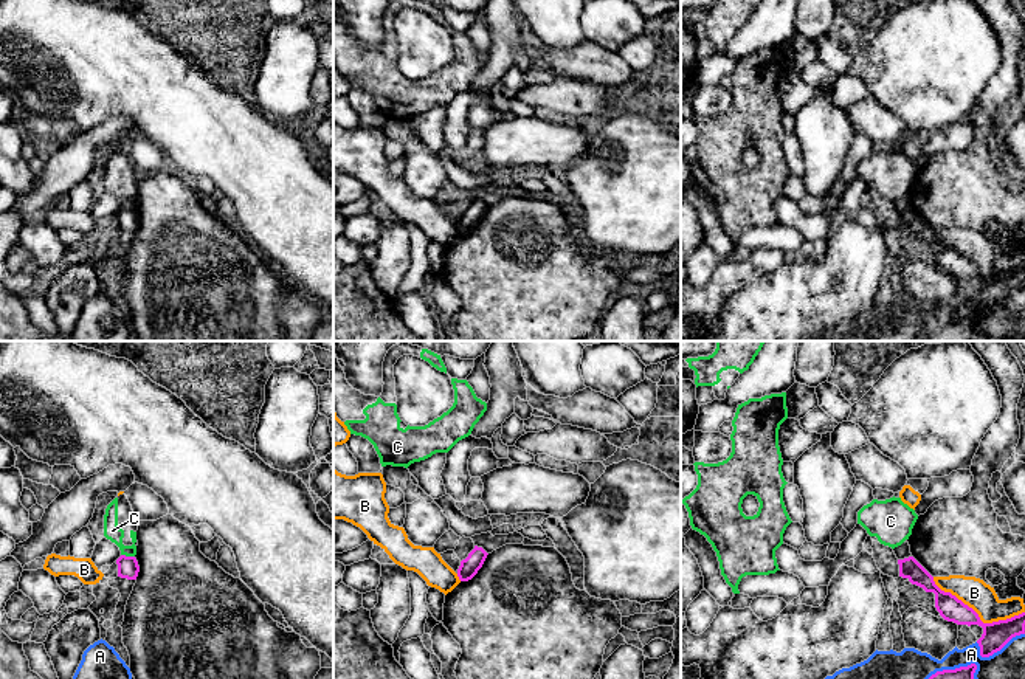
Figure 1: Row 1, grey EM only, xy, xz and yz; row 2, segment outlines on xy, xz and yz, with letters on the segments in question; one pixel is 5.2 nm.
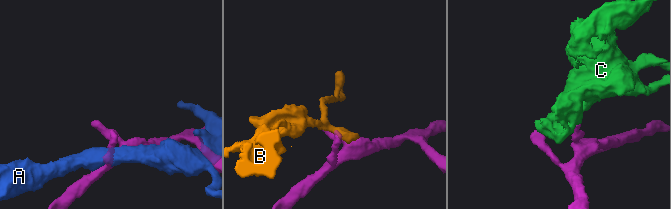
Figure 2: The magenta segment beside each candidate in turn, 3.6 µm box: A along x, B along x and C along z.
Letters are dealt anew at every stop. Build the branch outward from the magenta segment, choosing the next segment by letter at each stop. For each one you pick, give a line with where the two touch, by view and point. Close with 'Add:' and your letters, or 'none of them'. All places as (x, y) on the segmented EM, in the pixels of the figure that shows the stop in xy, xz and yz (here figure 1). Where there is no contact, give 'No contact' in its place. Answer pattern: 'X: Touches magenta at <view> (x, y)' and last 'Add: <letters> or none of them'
Add: none of them

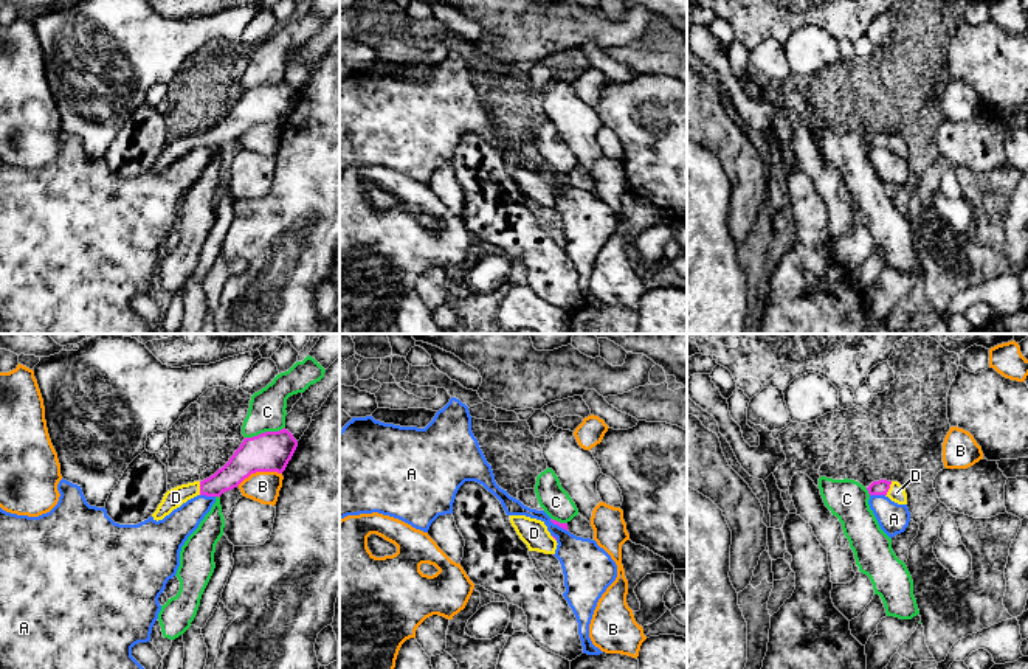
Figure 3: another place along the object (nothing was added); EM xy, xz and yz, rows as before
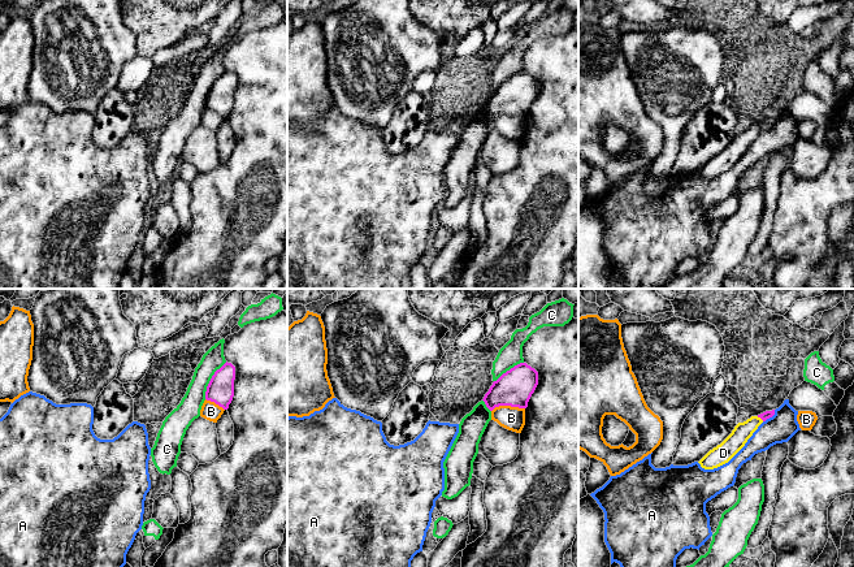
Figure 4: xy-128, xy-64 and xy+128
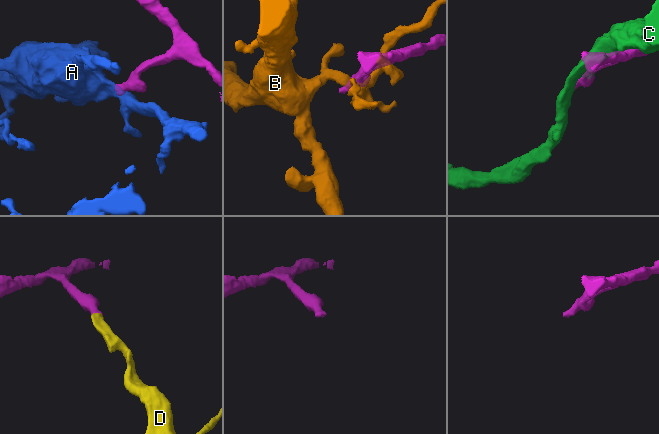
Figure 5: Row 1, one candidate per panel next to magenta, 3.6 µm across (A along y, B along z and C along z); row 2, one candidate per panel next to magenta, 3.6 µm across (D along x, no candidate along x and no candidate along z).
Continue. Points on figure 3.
D: Touches magenta at yz (889, 488)
Add: D

